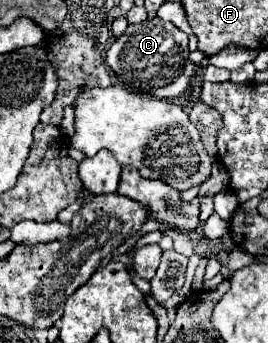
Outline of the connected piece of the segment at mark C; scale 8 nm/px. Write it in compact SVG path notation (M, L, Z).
M148 18L142 24L128 26L106 52L106 64L124 82L130 92L150 94L156 98L180 96L194 76L194 64L188 60L188 36L160 18Z

